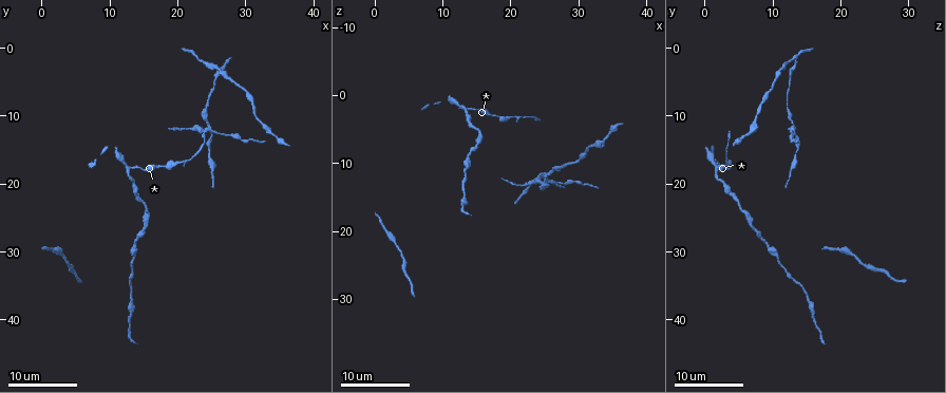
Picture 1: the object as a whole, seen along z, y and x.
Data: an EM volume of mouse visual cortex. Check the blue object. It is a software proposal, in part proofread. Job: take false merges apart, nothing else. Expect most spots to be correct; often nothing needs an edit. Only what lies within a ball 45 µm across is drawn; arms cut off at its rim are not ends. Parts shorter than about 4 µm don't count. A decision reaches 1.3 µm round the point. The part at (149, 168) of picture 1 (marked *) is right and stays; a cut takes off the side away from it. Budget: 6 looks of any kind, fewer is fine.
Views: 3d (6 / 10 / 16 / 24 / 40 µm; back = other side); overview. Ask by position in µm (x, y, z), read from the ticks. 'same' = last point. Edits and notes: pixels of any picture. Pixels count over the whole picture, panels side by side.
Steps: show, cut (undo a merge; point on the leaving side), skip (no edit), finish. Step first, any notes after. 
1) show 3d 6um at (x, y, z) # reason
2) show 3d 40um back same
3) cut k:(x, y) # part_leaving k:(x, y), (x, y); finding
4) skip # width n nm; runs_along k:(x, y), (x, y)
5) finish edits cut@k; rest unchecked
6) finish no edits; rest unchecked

show 3d 24um at (20.0, 16.5, 3.0) # two arms in line, one across

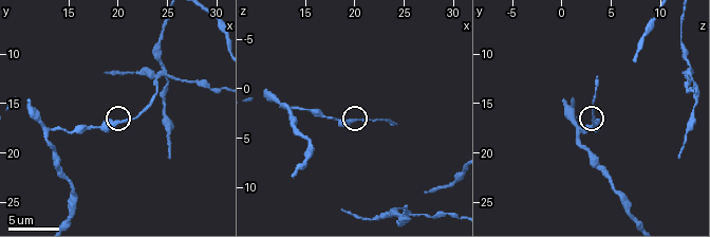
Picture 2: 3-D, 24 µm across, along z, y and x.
show 3d 10um at (20.4, 16.8, 3.2)

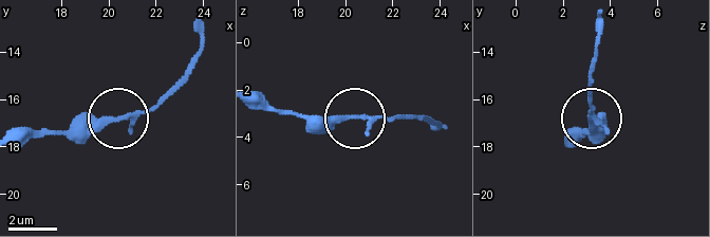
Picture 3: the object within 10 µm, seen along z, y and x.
skip # arms 3; runs_along 3:(257, 103), (305, 115), (406, 115); continuous, no second cell

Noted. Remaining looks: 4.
show 3d 16um at (24.8, 12.0, 13.0) # four arms meet

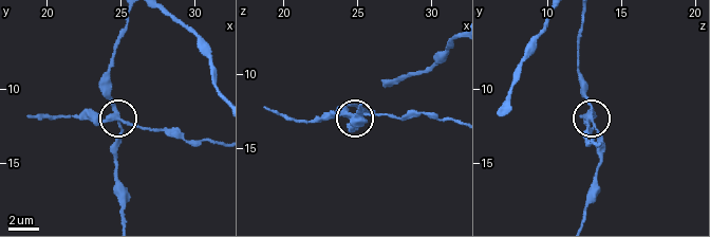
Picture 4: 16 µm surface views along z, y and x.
show 3d 6um at (24.8, 12.2, 13.0)

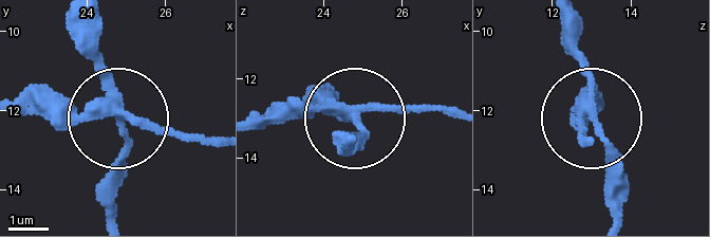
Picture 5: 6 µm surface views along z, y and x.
cut 5:(45, 89) # arms 4; part_leaving 5:(108, 111), (215, 139); a second cell is stuck on

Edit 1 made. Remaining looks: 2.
show 3d 16um at (13.0, 37.5, 15.5)

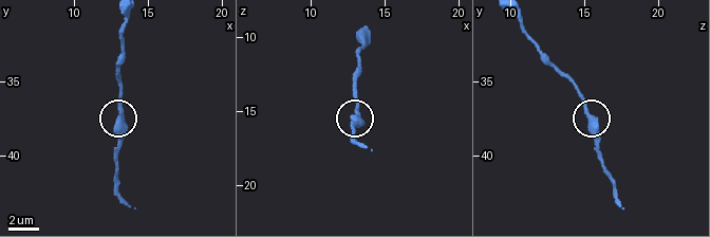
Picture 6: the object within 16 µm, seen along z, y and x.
show 3d 10um at (13.0, 37.6, 15.8)

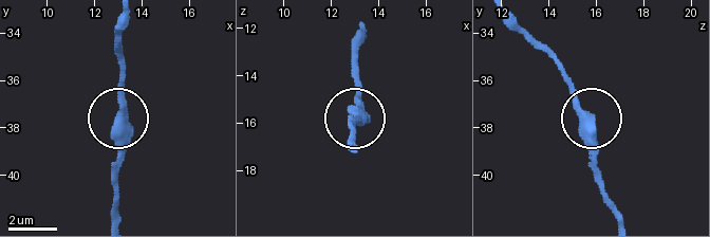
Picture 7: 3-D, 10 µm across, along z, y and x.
skip # runs_along 7:(515, 21), (550, 58), (591, 119), (593, 178); continuous, no second cell

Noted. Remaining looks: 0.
finish edits cut@5; rest unchecked

